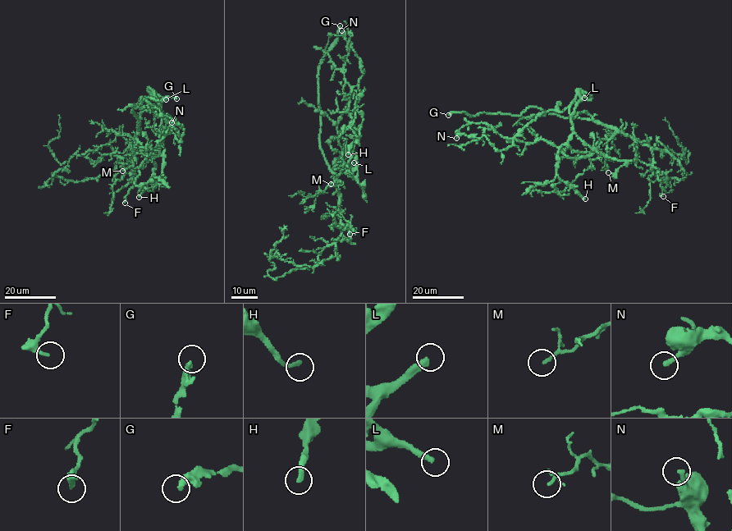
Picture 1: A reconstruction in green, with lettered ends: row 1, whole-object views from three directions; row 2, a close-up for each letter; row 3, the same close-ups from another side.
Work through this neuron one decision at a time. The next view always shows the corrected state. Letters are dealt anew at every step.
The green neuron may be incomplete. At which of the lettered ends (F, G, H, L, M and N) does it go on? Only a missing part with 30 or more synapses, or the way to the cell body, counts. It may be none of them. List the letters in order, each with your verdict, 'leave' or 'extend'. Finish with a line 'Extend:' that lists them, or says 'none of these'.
F: leave
G: extend
H: extend
L: extend
M: leave
N: leave
Extend: G, H, L

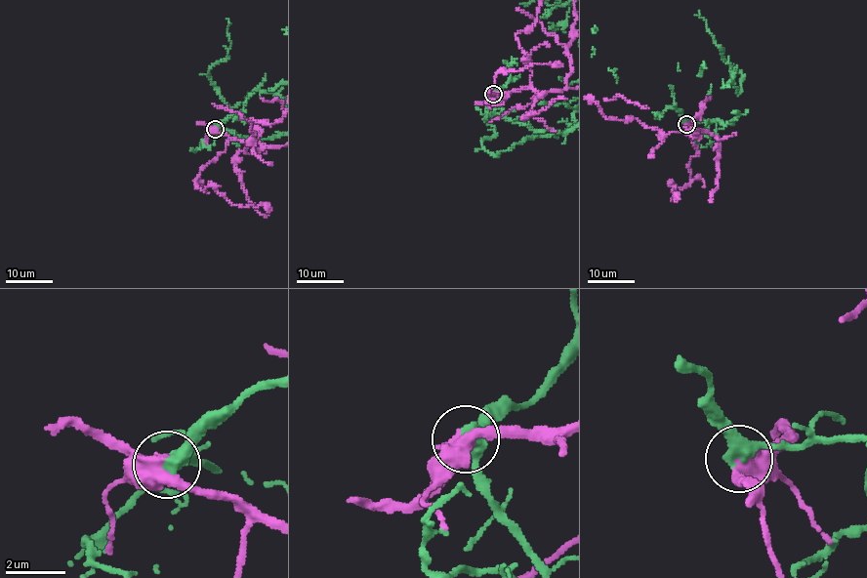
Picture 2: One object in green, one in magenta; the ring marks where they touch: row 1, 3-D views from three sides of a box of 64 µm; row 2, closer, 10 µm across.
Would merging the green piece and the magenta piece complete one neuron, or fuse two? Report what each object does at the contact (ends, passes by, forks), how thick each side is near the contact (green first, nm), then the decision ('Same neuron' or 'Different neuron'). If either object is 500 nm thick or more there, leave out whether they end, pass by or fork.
Thickness 400 nm (green) against 550 nm. Different neuron

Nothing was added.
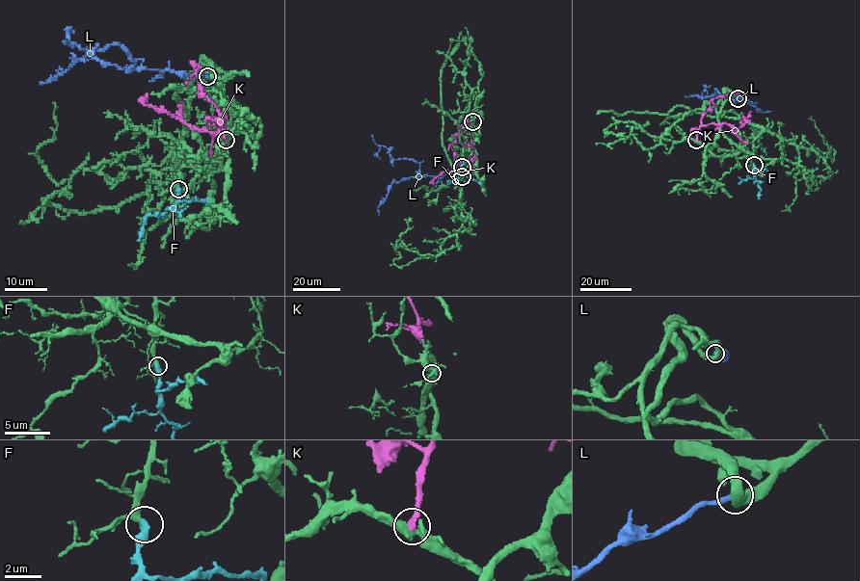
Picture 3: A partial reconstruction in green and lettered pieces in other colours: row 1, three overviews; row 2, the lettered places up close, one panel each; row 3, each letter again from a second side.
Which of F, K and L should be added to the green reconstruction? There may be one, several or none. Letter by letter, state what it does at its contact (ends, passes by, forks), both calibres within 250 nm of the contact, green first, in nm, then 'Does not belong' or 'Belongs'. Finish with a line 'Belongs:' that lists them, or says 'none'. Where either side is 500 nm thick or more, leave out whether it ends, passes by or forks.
F: It ends there. Thickness 240 nm (green) against 480 nm. Belongs
K: It ends there. Thickness 480 nm (green) against 280 nm. Does not belong
L: Thickness 500 nm (green) against 340 nm. Does not belong
Belongs: F

